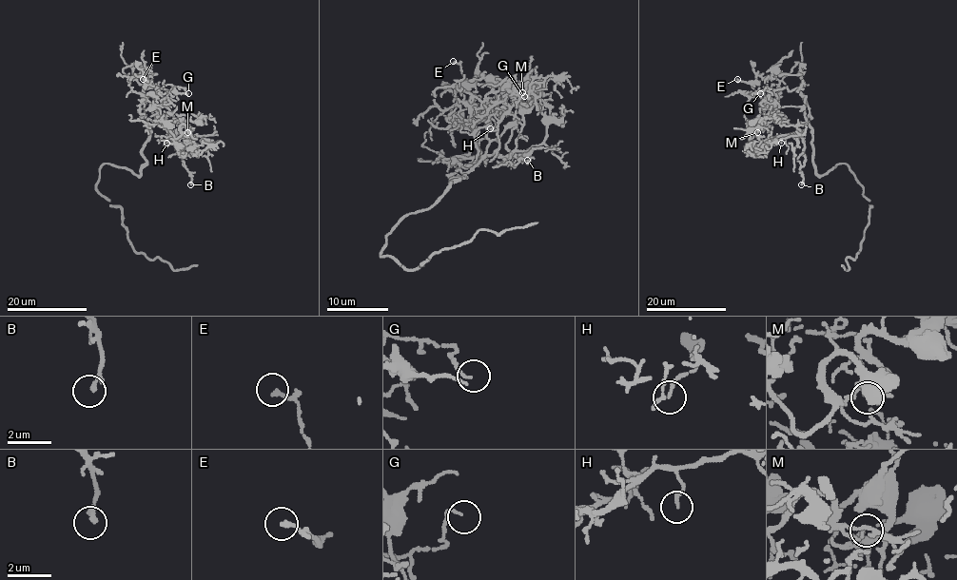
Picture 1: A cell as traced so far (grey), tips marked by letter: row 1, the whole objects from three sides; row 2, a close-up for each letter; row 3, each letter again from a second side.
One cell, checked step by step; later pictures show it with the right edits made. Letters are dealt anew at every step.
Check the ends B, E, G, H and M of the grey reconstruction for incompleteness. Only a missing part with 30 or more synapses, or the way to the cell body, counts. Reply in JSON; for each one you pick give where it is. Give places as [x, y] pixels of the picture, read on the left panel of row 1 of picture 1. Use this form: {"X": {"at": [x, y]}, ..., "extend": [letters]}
{"extend": []}

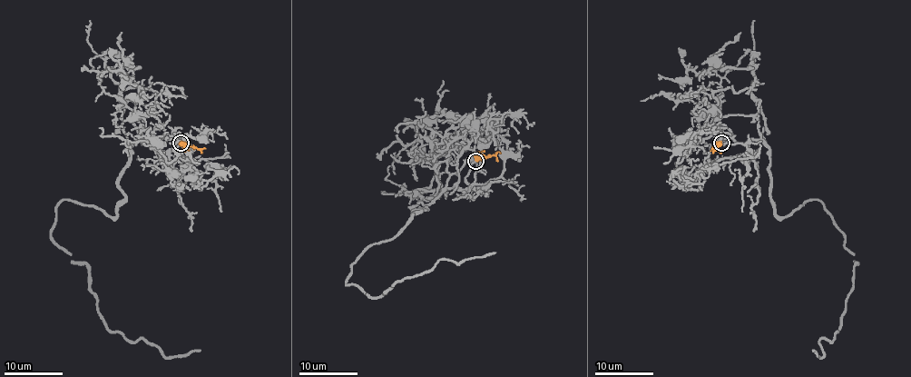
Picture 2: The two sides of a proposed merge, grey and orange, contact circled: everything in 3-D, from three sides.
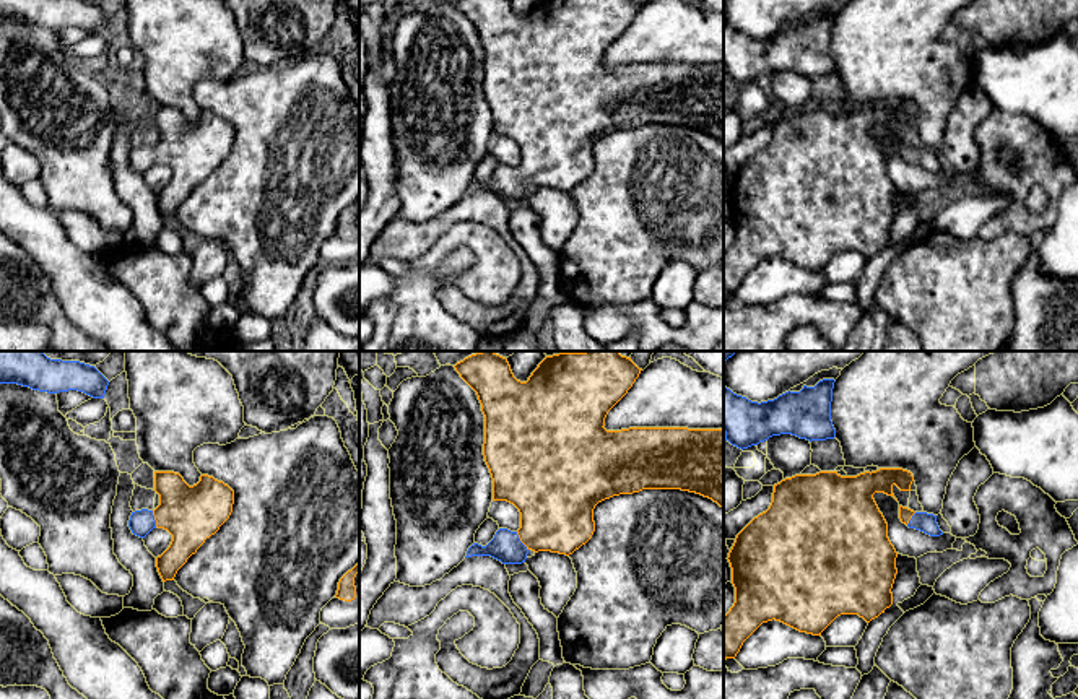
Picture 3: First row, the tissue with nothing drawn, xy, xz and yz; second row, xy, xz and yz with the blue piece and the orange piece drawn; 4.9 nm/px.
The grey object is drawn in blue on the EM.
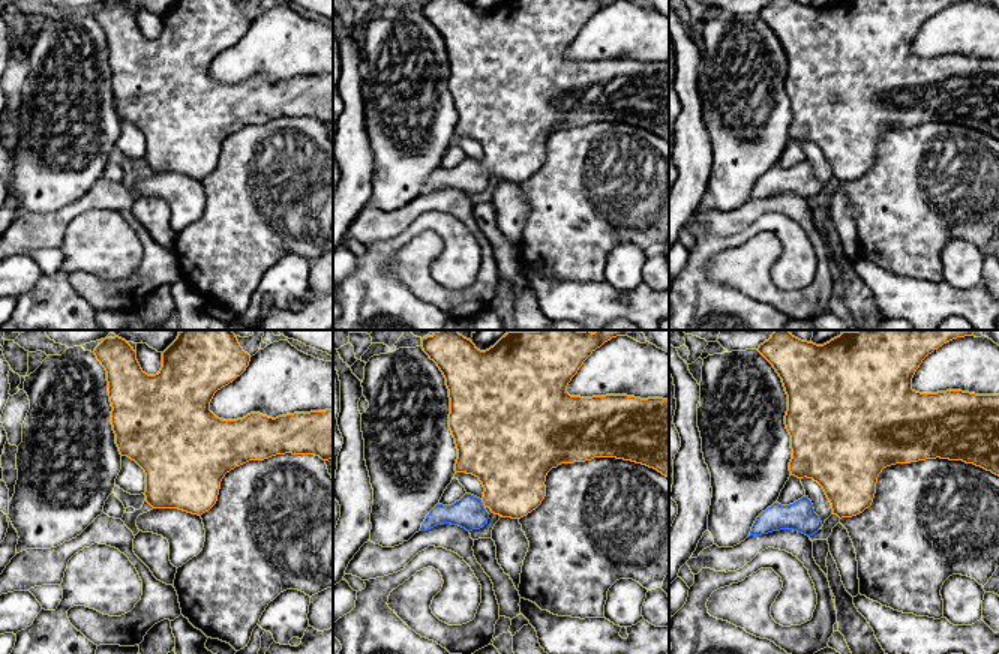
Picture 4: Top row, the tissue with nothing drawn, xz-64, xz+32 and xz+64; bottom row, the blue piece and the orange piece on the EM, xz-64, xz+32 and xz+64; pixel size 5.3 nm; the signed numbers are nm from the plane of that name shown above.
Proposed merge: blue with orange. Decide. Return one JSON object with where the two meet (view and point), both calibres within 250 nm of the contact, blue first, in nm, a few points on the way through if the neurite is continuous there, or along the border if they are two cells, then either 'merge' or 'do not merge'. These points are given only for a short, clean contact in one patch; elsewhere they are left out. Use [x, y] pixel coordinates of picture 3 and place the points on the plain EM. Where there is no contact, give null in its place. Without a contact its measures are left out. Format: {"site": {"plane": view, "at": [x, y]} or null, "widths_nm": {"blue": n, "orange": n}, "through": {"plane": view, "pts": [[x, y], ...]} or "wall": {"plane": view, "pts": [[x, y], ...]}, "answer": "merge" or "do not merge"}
{"site": {"plane": "xz", "at": [521, 178]}, "widths_nm": {"blue": 160, "orange": 360}, "through": {"plane": "xz", "pts": [[506, 182], [514, 182], [521, 178], [556, 142]]}, "answer": "merge"}

